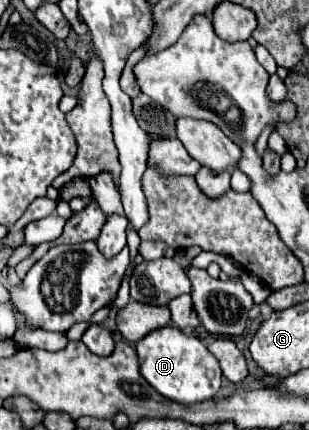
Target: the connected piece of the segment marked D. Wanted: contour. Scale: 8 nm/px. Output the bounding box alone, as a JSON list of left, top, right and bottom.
[136,327,220,405]

